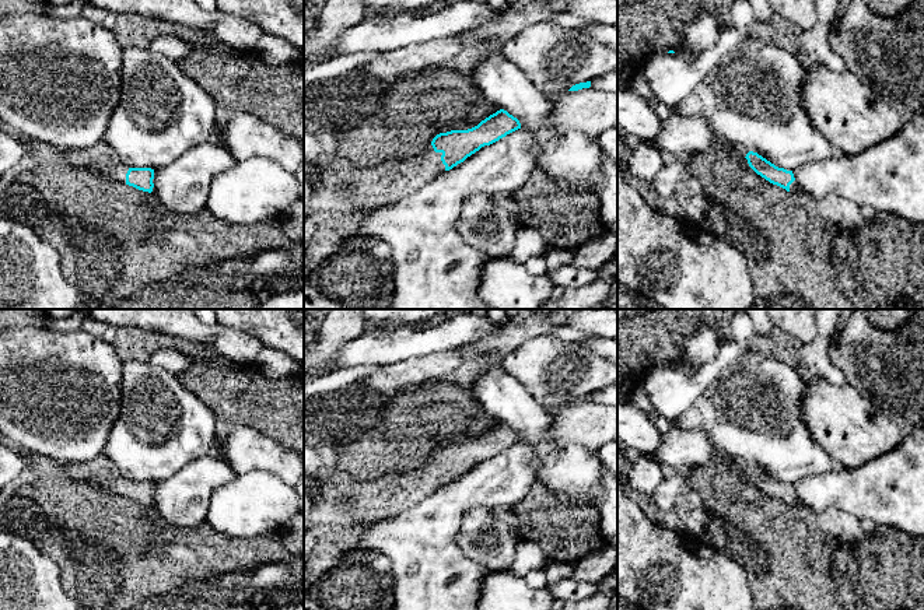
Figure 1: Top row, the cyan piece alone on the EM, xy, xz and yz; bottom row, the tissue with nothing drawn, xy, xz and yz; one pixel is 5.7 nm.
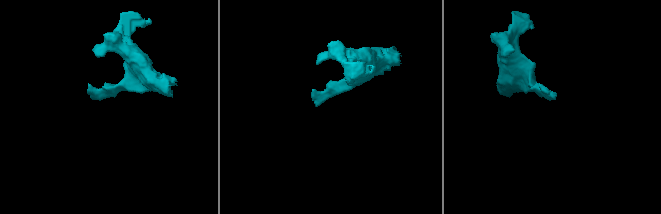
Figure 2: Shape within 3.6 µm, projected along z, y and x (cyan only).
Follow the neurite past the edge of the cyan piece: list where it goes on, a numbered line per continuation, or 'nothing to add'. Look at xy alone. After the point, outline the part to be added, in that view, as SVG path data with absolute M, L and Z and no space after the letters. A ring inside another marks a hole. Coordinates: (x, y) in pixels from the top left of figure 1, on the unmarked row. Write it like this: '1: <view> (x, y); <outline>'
1: xy (101, 470); M104 453L83 464L67 464L66 471L73 480L91 481L115 495L126 497L129 480L119 473L115 463Z

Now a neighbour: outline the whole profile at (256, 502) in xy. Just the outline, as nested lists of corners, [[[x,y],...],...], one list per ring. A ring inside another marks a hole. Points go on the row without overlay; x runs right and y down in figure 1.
[[[253,470],[213,491],[206,522],[218,533],[249,539],[283,532],[298,512],[293,485],[269,471]]]

